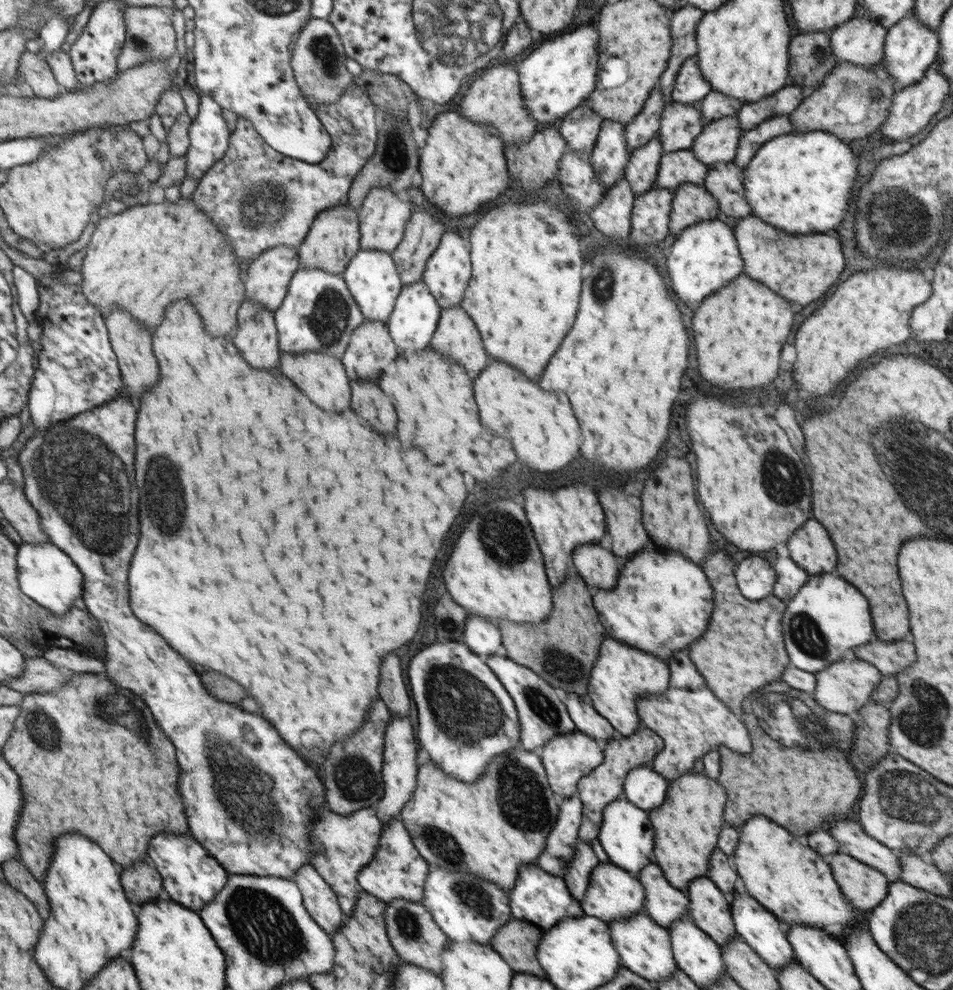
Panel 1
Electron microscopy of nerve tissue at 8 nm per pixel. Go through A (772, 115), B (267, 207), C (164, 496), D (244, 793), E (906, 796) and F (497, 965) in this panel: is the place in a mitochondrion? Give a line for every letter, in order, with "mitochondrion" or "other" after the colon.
A: other
B: mitochondrion
C: mitochondrion
D: mitochondrion
E: mitochondrion
F: other

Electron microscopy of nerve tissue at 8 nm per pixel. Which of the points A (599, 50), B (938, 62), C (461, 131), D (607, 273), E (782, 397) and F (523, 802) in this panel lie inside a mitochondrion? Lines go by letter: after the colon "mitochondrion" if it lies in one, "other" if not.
A: other
B: other
C: other
D: mitochondrion
E: other
F: mitochondrion

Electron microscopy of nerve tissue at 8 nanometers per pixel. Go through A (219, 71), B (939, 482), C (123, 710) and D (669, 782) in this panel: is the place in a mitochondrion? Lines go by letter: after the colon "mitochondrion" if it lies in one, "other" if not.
A: other
B: mitochondrion
C: mitochondrion
D: other

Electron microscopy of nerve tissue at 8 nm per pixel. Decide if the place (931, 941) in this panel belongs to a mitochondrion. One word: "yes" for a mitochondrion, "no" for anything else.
yes

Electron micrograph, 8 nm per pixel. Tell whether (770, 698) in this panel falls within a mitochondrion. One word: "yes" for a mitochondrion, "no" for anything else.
yes

